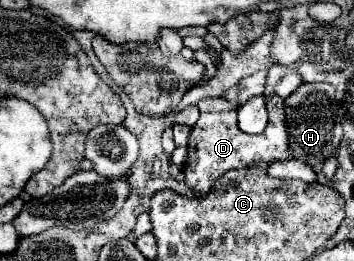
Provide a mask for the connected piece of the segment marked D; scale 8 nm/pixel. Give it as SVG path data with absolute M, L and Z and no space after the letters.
M270 95L266 100L266 108L270 121L264 133L260 135L246 135L238 129L236 123L236 103L230 103L226 99L202 99L198 103L200 119L192 127L190 139L188 139L188 157L184 163L184 175L186 185L196 197L206 195L214 181L220 179L230 169L248 167L252 163L276 163L290 159L290 143L288 143L288 129L286 129L286 113L284 113L284 99L278 95Z

